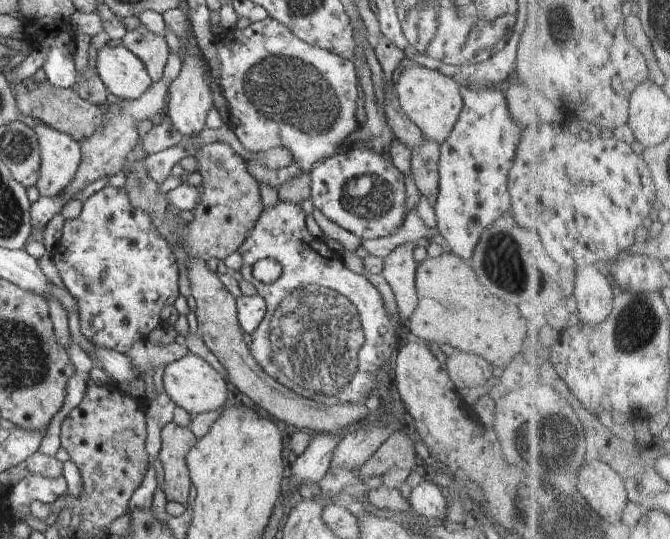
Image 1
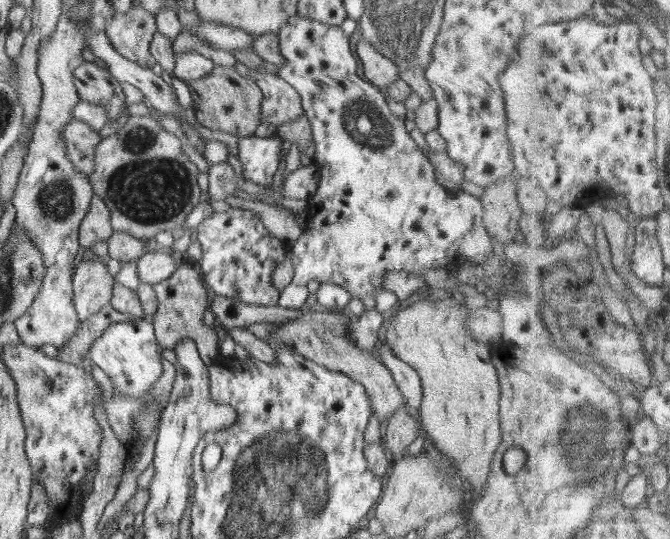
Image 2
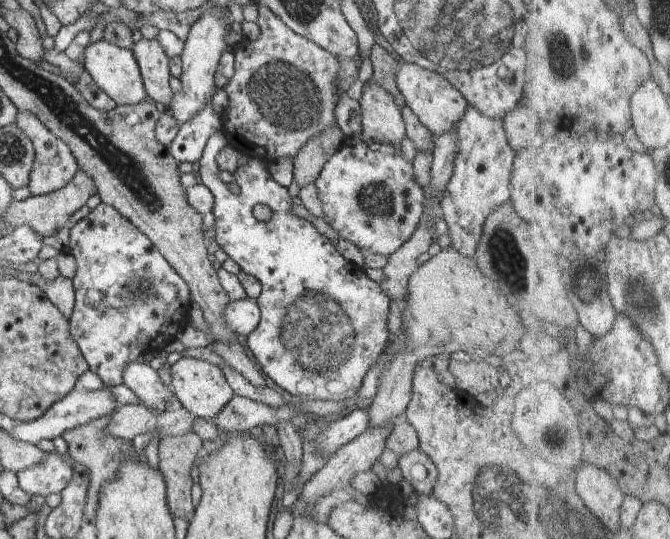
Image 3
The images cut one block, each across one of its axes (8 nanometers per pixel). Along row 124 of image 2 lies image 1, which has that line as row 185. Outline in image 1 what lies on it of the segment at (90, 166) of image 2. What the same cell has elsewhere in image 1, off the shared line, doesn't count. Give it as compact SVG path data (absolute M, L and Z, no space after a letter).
M163 76L158 82L153 82L150 88L136 100L123 101L120 106L110 106L107 103L104 106L106 116L112 116L116 120L109 119L108 122L105 122L105 128L102 131L96 131L81 144L81 159L75 177L54 198L77 196L81 190L84 190L93 182L122 172L129 152L139 149L140 139L138 132L140 130L136 126L140 126L140 124L137 124L137 122L146 119L151 120L154 115L166 111L169 84L171 82Z

